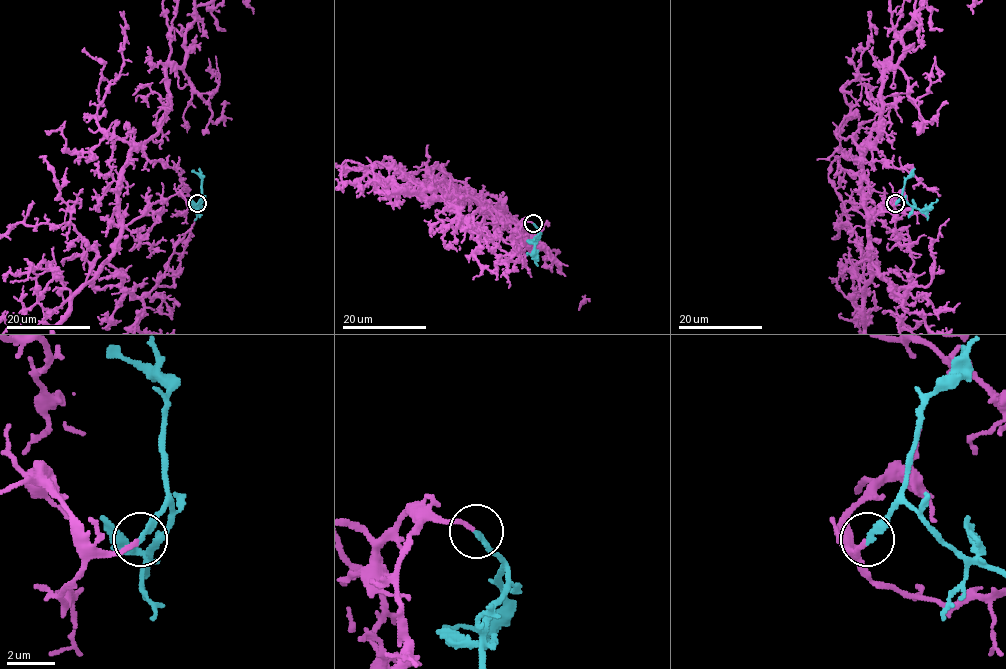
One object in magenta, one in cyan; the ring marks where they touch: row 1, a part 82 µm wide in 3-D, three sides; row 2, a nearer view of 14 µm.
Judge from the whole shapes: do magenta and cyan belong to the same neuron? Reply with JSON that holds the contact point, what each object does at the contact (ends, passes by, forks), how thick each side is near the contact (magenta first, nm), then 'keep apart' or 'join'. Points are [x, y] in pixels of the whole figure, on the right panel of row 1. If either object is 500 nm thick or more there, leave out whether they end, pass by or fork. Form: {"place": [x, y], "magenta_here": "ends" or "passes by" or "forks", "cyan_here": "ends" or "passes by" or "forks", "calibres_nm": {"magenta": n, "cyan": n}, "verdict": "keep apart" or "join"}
{"place": [895, 203], "magenta_here": "ends", "cyan_here": "ends", "calibres_nm": {"magenta": 180, "cyan": 200}, "verdict": "join"}

